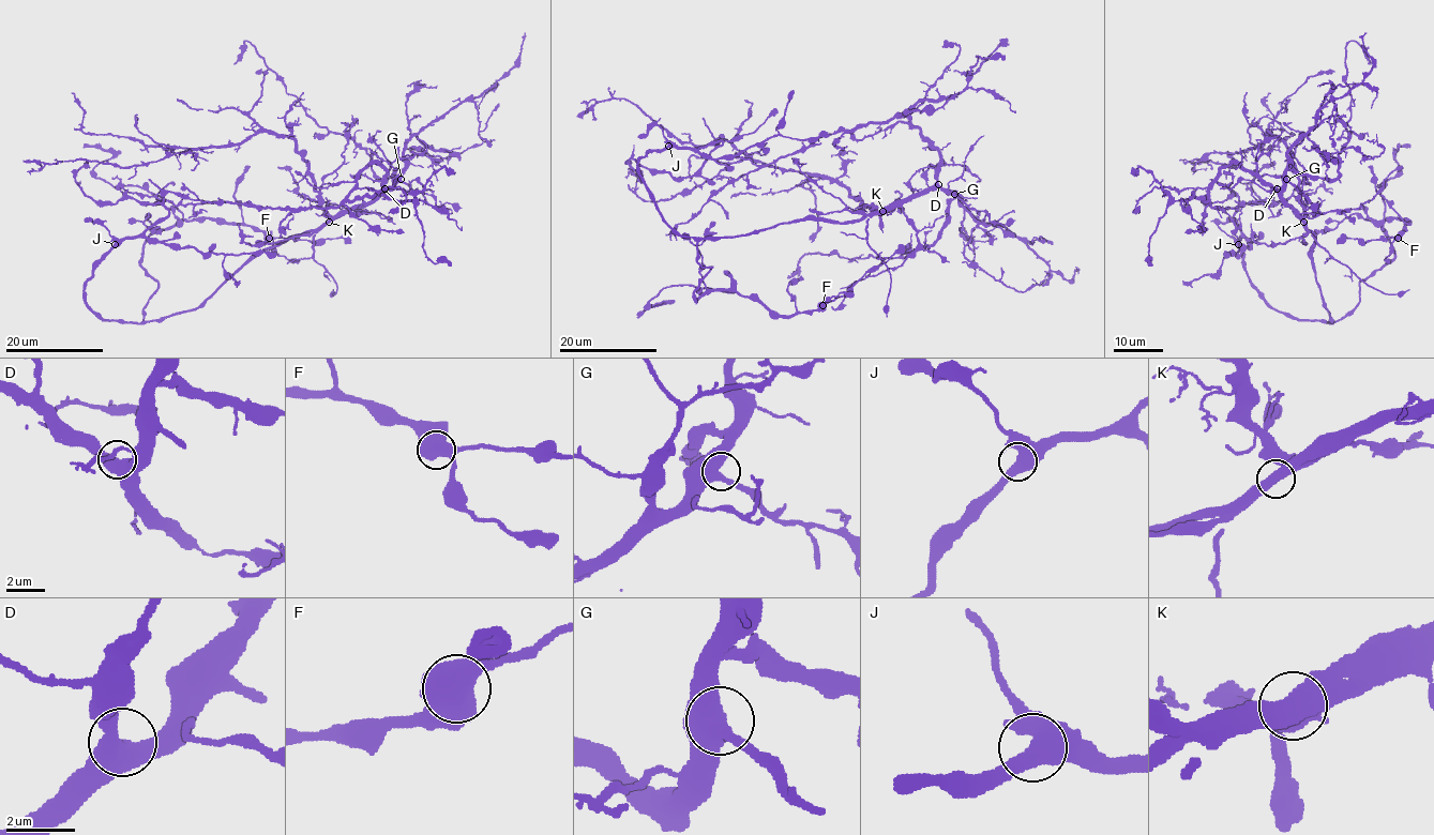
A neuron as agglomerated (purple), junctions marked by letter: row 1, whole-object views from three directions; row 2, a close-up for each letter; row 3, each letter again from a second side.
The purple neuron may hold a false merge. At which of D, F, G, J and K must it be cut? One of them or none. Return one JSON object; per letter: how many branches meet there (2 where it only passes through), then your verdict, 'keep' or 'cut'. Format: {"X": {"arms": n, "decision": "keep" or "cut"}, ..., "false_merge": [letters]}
{"D": {"arms": 2, "decision": "keep"}, "F": {"arms": 2, "decision": "keep"}, "G": {"arms": 2, "decision": "keep"}, "J": {"arms": 2, "decision": "keep"}, "K": {"arms": 2, "decision": "keep"}, "false_merge": []}

